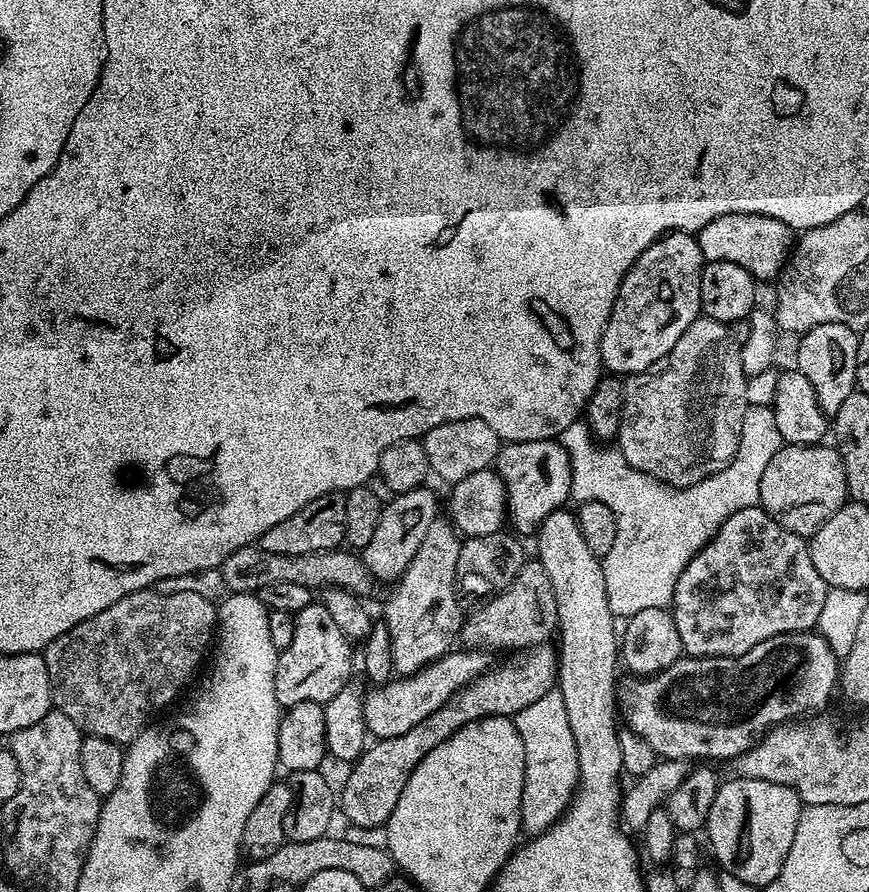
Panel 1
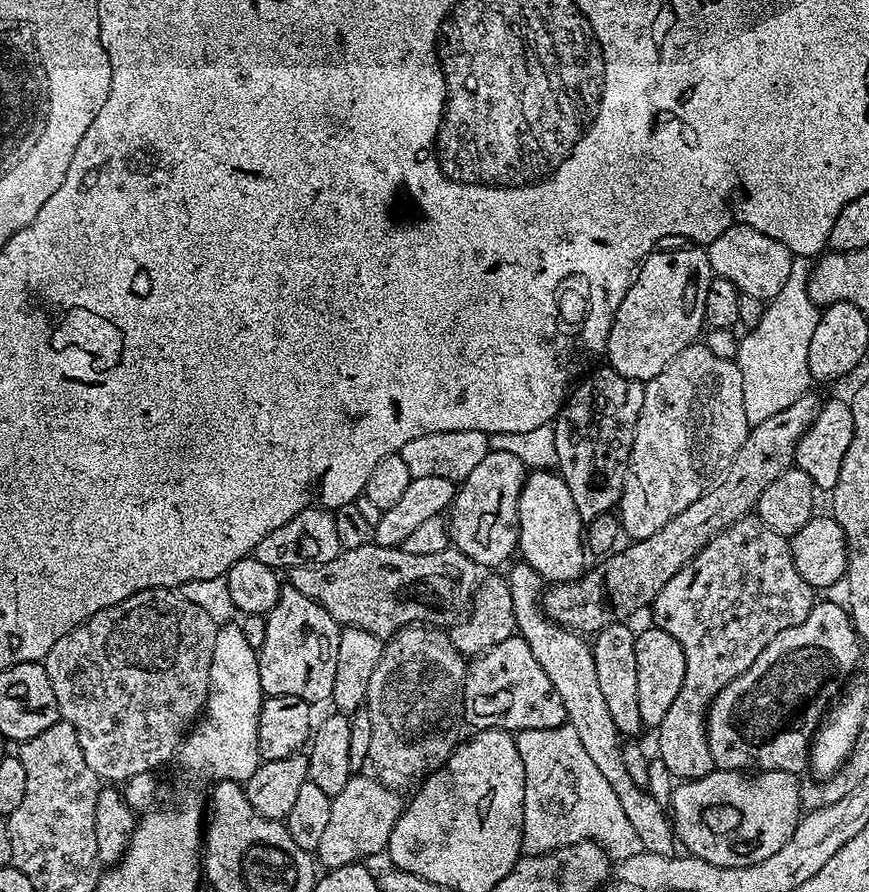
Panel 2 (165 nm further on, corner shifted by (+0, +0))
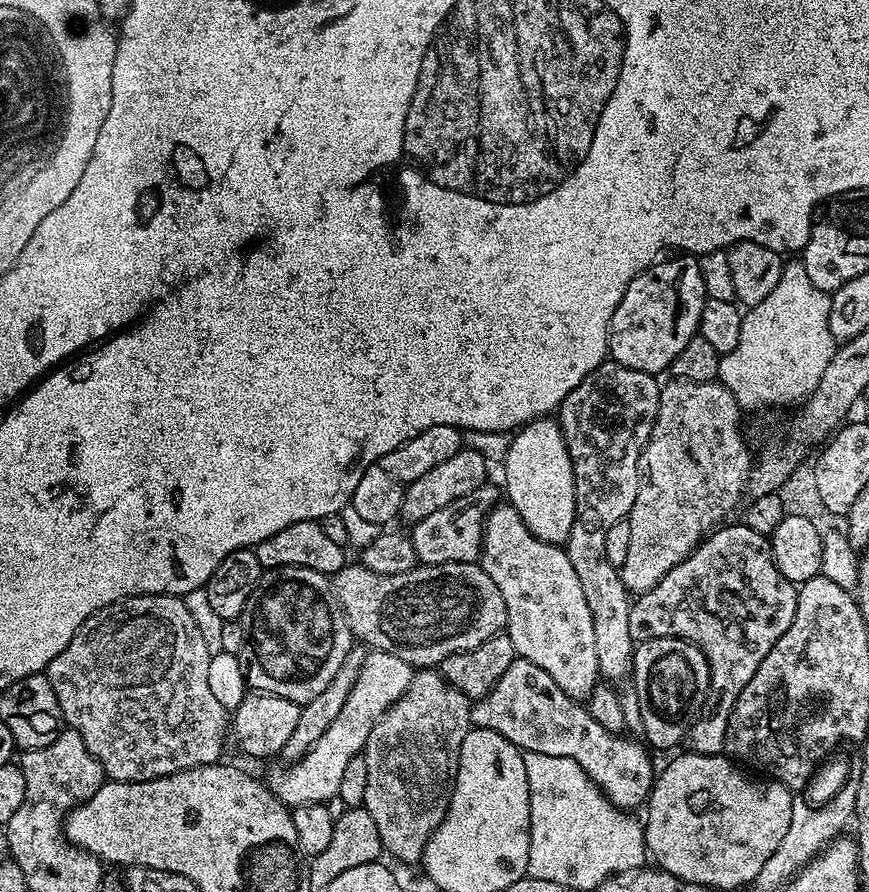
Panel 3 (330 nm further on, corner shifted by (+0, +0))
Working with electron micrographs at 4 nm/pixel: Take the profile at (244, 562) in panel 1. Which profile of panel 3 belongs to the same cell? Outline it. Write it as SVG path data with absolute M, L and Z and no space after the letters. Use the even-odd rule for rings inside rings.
M359 562L345 563L344 568L331 577L332 587L336 589L336 597L342 606L342 610L348 615L348 625L353 637L357 641L363 642L369 649L386 654L394 654L394 658L402 658L402 662L411 664L413 669L428 670L433 666L439 666L443 660L450 658L450 654L458 654L466 650L474 650L486 642L486 638L499 636L507 629L508 615L506 614L506 602L502 602L502 593L498 591L498 586L494 586L494 578L486 574L486 570L480 568L479 563L474 564L420 564L415 568L406 570L402 574L374 574L366 565Z

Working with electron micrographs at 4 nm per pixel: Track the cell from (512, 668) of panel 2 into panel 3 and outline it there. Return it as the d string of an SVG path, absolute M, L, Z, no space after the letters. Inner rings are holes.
M517 659L498 678L494 690L490 690L480 700L471 705L472 724L478 728L489 728L502 738L524 752L537 752L538 754L554 754L558 758L570 758L576 760L582 770L594 783L599 786L601 792L615 808L625 810L636 810L643 805L652 792L652 781L654 779L654 768L652 772L652 760L648 757L649 749L639 739L629 738L624 734L617 734L610 730L602 730L594 718L590 718L587 707L581 701L572 700L560 689L558 682L542 670L542 666L534 666L534 662Z

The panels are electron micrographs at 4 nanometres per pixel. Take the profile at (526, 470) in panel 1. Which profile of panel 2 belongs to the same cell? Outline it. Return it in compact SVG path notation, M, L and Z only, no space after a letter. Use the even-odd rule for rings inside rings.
M506 450L497 452L488 451L486 458L470 474L470 478L459 481L456 489L456 497L452 499L450 511L447 513L448 535L451 547L456 548L466 558L470 558L484 570L496 570L499 564L507 565L513 559L514 553L518 548L518 521L516 519L516 507L518 498L524 489L524 477L526 469L514 454L506 454Z

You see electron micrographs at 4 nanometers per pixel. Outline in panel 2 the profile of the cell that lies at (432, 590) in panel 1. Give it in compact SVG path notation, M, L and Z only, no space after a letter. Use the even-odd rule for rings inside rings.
M409 626L401 628L399 632L394 633L384 645L382 658L378 658L378 667L374 670L374 675L370 678L368 687L368 698L366 707L370 714L370 761L371 771L381 784L393 790L412 790L423 781L424 777L429 776L431 772L437 772L442 768L447 760L452 756L457 744L461 743L460 724L464 720L464 674L466 671L466 658L450 642L447 631L441 630L435 626Z

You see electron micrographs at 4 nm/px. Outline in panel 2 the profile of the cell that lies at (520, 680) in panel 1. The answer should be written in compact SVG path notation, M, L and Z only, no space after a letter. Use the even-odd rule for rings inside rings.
M352 774L346 786L332 797L330 822L322 833L322 842L318 842L316 847L319 863L331 870L347 864L368 862L379 852L381 855L388 847L390 834L402 811L400 796L399 791L381 784L375 775Z

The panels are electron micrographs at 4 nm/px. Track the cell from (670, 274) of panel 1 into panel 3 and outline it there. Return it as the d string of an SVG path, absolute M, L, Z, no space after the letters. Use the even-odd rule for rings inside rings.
M692 254L673 256L673 260L661 259L638 274L626 286L626 294L622 294L622 302L618 302L614 318L610 318L608 356L622 366L630 366L630 370L667 373L682 346L697 335L706 299L700 262Z

